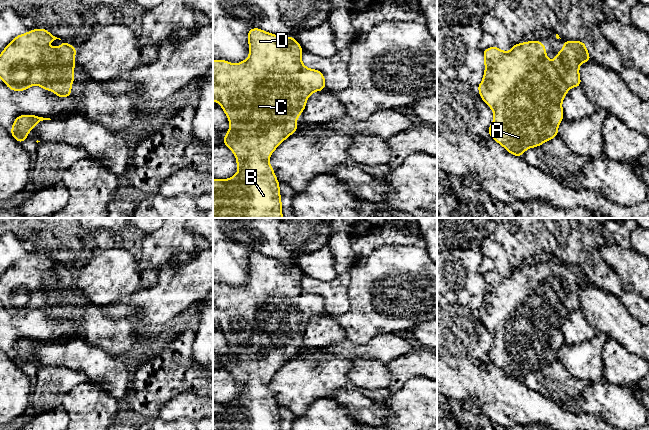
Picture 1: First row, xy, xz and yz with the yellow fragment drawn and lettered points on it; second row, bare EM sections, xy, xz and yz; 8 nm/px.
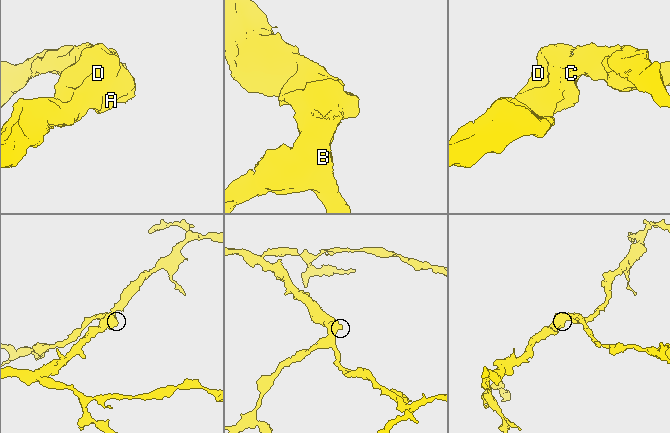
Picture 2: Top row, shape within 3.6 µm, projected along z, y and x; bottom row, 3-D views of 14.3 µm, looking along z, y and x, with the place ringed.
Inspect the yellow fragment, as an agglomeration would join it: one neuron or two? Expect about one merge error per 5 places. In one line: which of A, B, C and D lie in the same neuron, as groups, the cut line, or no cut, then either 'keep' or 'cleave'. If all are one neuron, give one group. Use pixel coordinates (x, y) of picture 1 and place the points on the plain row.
A B C D | no cut | keep

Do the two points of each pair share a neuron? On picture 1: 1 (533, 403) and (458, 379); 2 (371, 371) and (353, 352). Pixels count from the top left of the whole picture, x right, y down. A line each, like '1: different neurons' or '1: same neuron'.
1: same neuron
2: different neurons

